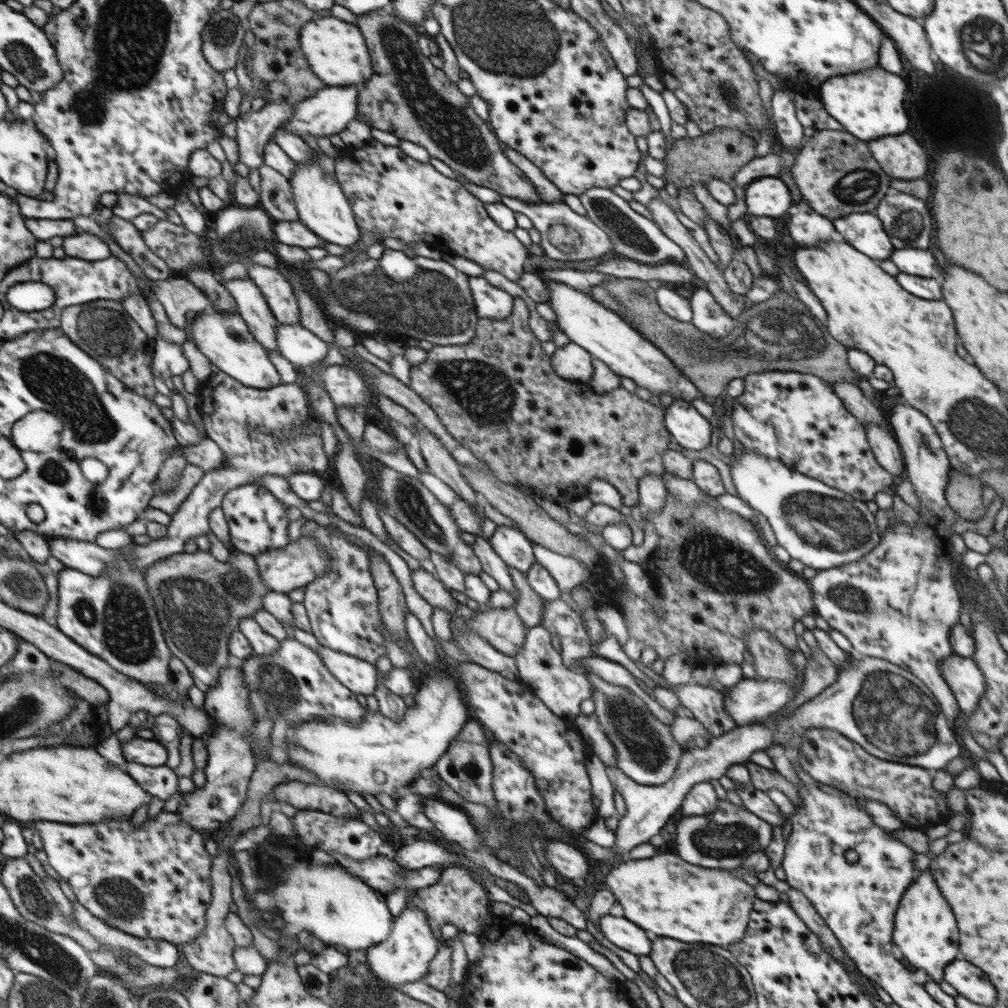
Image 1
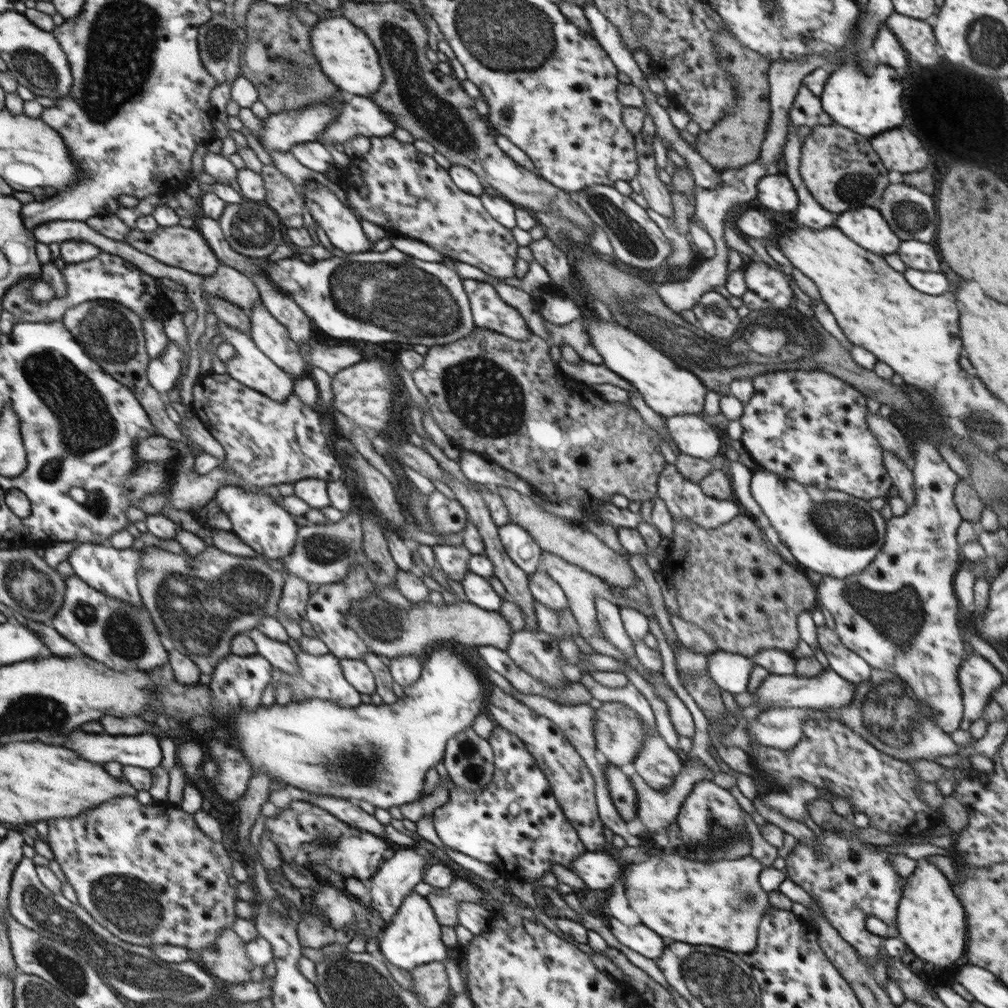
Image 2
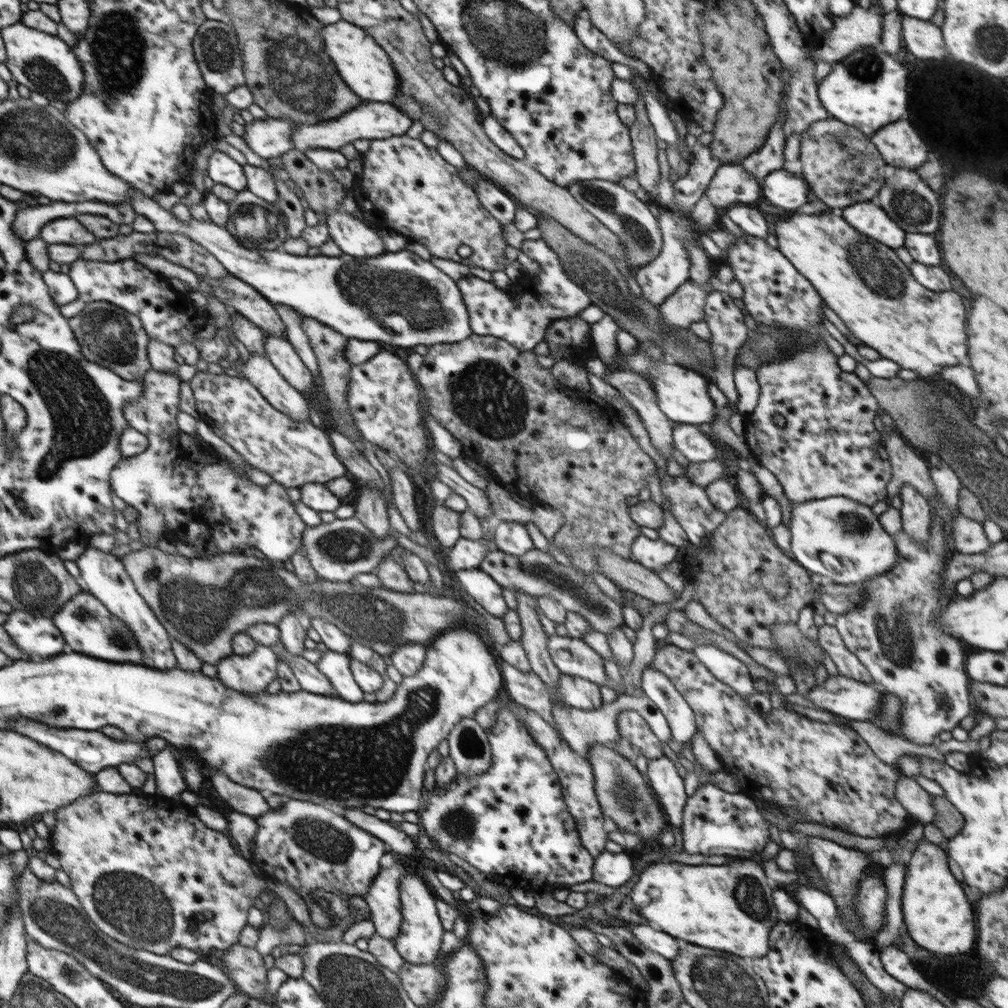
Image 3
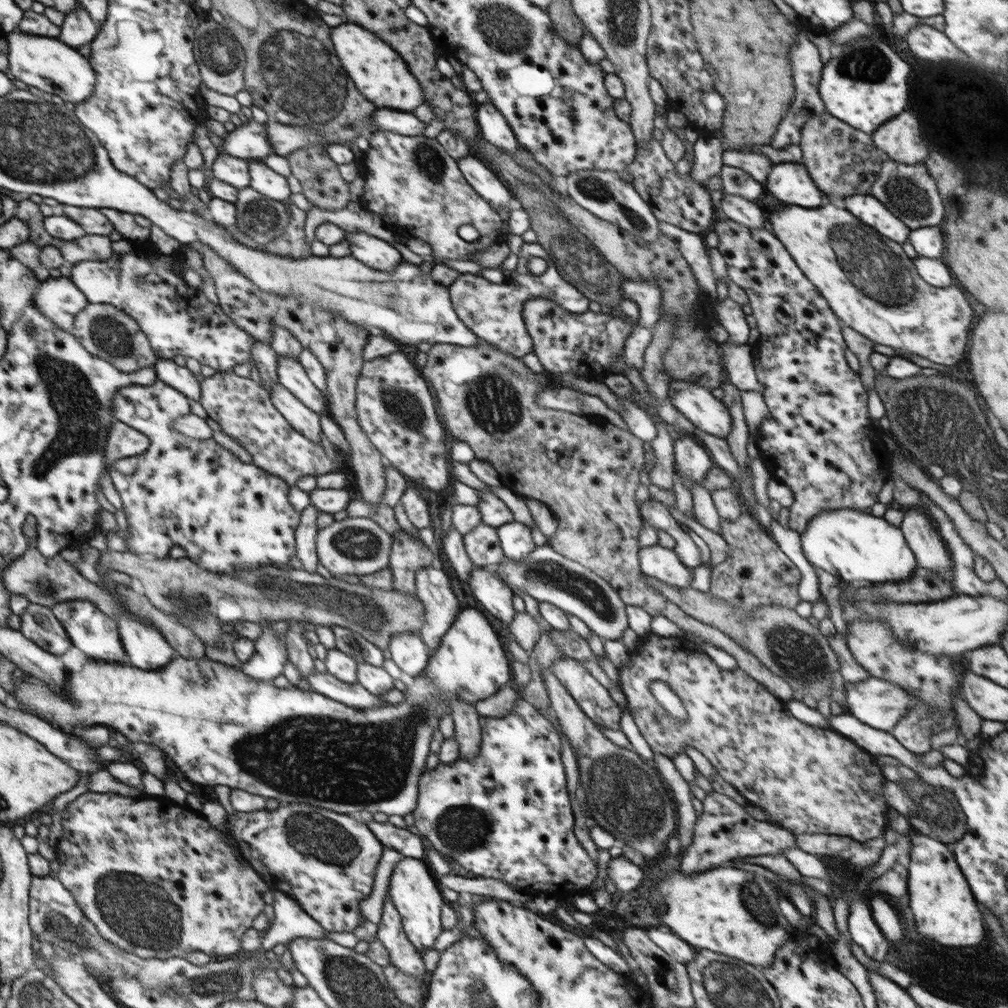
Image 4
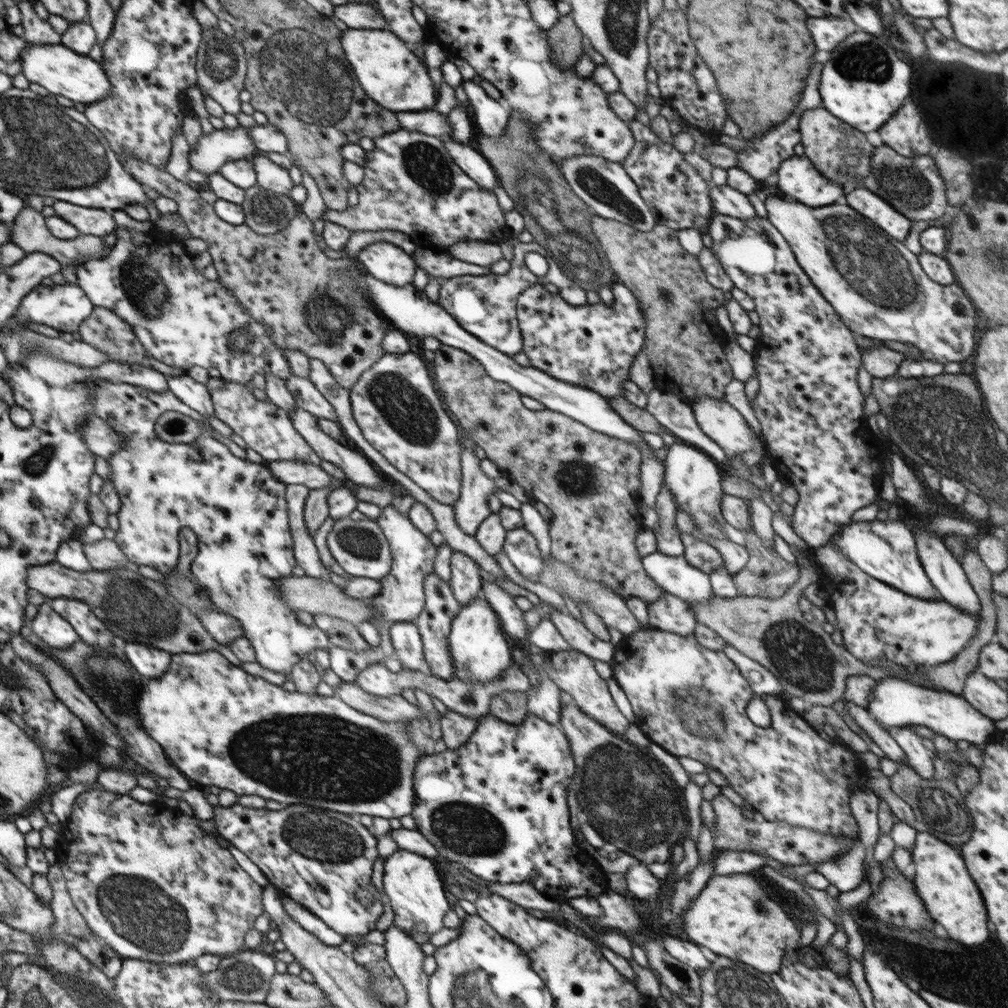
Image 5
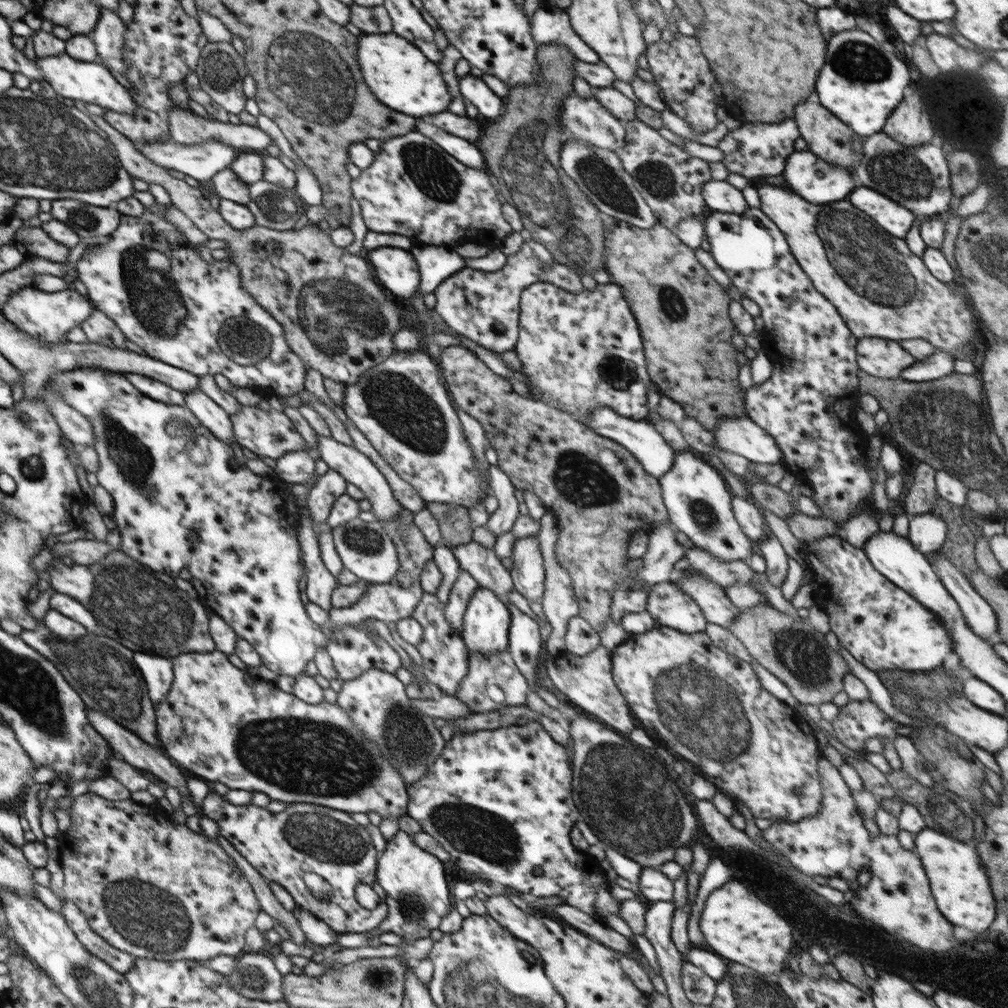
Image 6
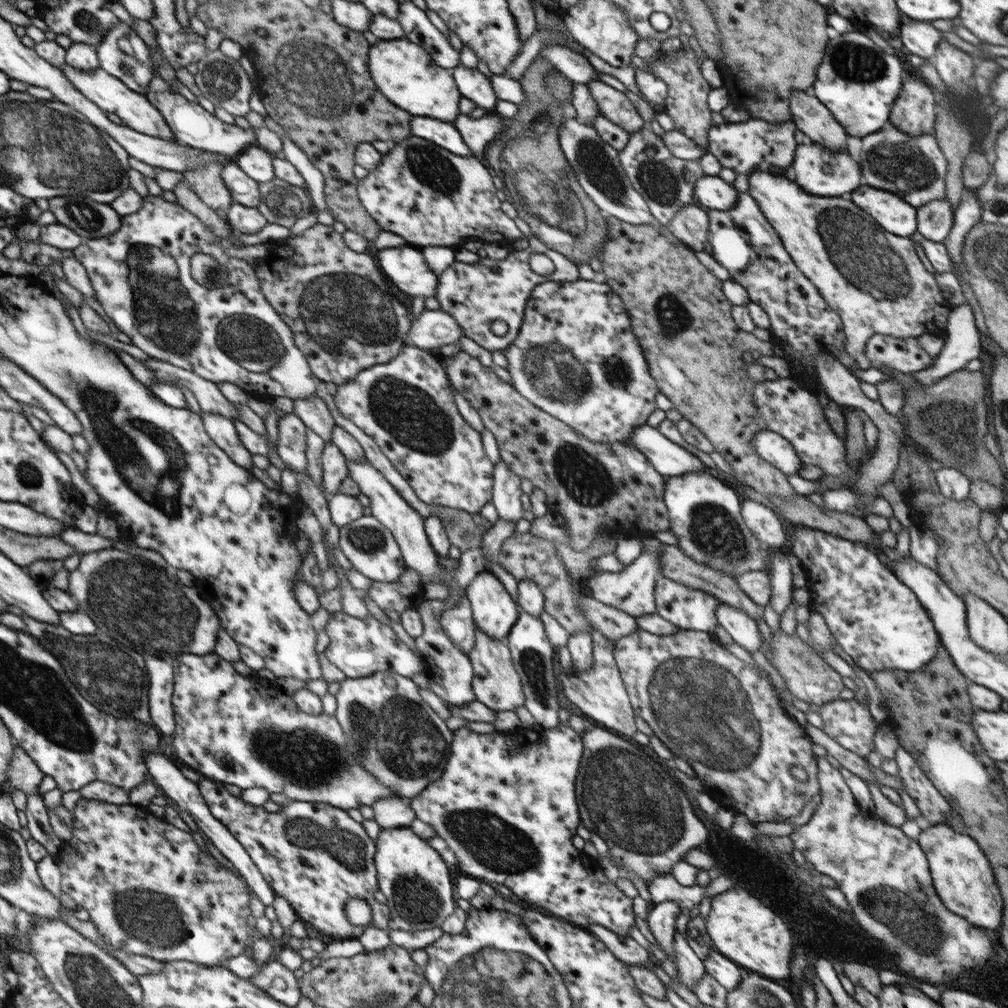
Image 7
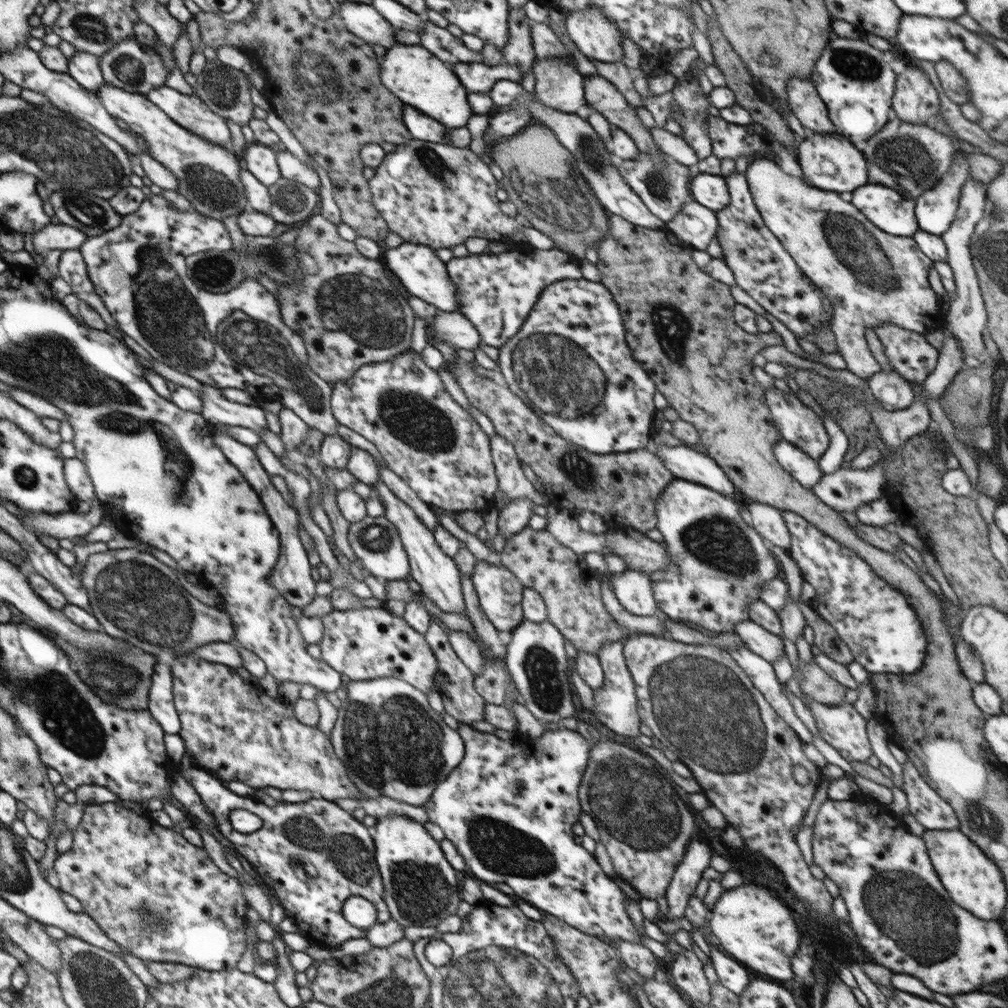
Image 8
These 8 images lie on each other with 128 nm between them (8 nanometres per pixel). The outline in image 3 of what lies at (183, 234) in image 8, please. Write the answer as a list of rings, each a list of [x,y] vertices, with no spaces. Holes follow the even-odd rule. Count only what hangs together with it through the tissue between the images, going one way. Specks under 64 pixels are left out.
[[[134,258],[122,259],[114,262],[77,260],[69,264],[69,277],[77,288],[79,297],[70,304],[59,305],[58,308],[67,319],[76,316],[88,303],[103,300],[110,304],[119,306],[135,314],[142,323],[144,330],[151,340],[159,340],[164,344],[170,344],[170,347],[176,350],[178,344],[191,342],[198,349],[200,357],[206,362],[216,362],[224,359],[226,356],[233,357],[235,353],[234,346],[230,337],[234,338],[235,332],[230,329],[216,331],[216,334],[210,339],[201,341],[194,337],[198,330],[202,330],[209,322],[208,314],[203,309],[195,309],[188,294],[176,291],[167,278],[159,273],[148,269],[142,263]]]

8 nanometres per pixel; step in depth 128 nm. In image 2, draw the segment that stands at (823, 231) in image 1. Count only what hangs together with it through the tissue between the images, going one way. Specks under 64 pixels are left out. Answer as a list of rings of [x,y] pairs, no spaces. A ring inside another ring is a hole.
[[[789,120],[788,133],[786,133],[786,145],[784,145],[783,155],[786,161],[785,175],[791,180],[793,187],[796,189],[798,195],[798,209],[794,215],[794,221],[800,225],[810,226],[810,228],[824,228],[824,226],[833,225],[831,213],[824,210],[812,196],[812,193],[805,185],[801,177],[800,159],[802,140],[798,136],[798,126],[794,126]]]

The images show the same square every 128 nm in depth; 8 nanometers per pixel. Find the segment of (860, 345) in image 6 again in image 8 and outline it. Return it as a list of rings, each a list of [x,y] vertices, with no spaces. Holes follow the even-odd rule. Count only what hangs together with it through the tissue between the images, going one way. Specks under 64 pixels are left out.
[[[885,322],[874,328],[894,371],[907,381],[922,383],[938,363],[939,352],[925,335]]]

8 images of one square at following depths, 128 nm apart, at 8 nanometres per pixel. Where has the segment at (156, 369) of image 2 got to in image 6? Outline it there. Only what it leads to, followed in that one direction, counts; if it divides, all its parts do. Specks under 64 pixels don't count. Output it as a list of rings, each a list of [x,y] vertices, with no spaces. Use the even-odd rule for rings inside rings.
[[[74,367],[72,370],[65,370],[54,373],[51,378],[53,382],[57,382],[61,389],[63,400],[72,408],[80,411],[90,422],[95,429],[95,439],[93,447],[98,456],[100,466],[95,472],[100,486],[103,486],[114,500],[114,509],[111,516],[117,524],[117,529],[120,532],[121,544],[120,550],[126,556],[138,560],[138,562],[156,570],[158,573],[164,573],[173,579],[179,577],[180,570],[189,570],[192,575],[192,583],[198,592],[197,599],[206,606],[208,612],[216,614],[222,618],[231,628],[238,634],[239,639],[249,641],[260,655],[262,665],[276,672],[278,675],[287,674],[291,679],[302,674],[306,670],[306,664],[315,658],[316,651],[319,648],[325,647],[328,643],[328,635],[324,635],[321,626],[314,624],[306,613],[305,606],[300,599],[300,578],[305,574],[302,561],[300,559],[300,546],[298,540],[299,532],[299,506],[296,504],[296,497],[292,494],[289,485],[280,480],[278,476],[257,475],[250,471],[246,465],[238,464],[234,458],[232,447],[216,438],[210,430],[200,423],[196,415],[186,406],[178,406],[166,402],[158,402],[157,399],[150,398],[138,390],[124,375],[116,374],[116,371],[102,370],[101,368],[92,367]],[[179,419],[185,420],[187,429],[183,435],[171,437],[167,433],[167,424],[169,420]],[[196,446],[204,452],[204,462],[197,464],[190,457],[190,450]],[[194,532],[196,534],[196,546],[194,550],[190,548],[188,534]]]

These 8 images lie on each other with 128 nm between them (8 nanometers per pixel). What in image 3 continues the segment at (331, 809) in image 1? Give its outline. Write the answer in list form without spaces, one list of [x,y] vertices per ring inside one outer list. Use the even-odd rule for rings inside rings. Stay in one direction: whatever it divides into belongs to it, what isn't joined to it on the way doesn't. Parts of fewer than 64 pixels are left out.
[[[348,808],[342,816],[353,822],[358,828],[379,838],[386,846],[398,854],[414,855],[417,843],[414,838],[407,836],[403,831],[396,830],[389,821],[382,821],[375,815],[364,813],[360,808]]]

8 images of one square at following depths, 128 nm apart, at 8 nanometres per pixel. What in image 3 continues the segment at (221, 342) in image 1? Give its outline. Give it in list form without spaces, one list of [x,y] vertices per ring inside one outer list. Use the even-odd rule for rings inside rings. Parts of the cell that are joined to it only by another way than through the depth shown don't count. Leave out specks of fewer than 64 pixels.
[[[250,353],[247,363],[234,369],[242,372],[276,410],[295,420],[309,420],[307,397],[290,386],[266,357]]]

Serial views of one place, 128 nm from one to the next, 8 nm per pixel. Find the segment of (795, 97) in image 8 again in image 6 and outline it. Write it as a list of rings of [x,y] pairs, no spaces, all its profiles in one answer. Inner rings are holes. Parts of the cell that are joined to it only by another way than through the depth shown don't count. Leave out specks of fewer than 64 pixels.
[[[814,97],[796,106],[793,119],[801,138],[808,143],[807,149],[812,154],[816,154],[818,158],[822,158],[822,161],[838,164],[842,168],[852,168],[854,162],[864,158],[864,148],[862,147],[864,138],[856,135],[848,125],[831,114],[830,110],[821,106]]]

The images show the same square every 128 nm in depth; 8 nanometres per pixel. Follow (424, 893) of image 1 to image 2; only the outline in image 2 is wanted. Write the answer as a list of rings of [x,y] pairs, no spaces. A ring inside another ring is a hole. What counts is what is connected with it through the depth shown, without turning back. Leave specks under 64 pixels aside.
[[[453,876],[448,893],[440,895],[429,893],[425,896],[434,909],[437,921],[441,926],[458,926],[458,905],[461,902],[483,904],[488,898],[486,894],[473,882]]]

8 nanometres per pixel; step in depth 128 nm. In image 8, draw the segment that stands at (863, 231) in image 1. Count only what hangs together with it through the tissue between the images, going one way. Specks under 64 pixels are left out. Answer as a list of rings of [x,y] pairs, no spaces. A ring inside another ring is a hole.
[[[866,184],[852,192],[852,204],[874,226],[895,237],[913,237],[919,231],[915,202],[882,184]]]

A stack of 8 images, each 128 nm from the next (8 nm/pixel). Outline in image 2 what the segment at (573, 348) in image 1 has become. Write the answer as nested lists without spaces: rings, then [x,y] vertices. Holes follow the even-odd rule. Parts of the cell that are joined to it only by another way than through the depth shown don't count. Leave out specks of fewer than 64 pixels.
[[[563,358],[556,363],[566,377],[576,380],[589,386],[593,384],[614,384],[618,388],[623,388],[630,392],[638,392],[634,385],[630,385],[627,380],[624,380],[612,372],[606,365],[595,365],[582,360],[579,365],[570,365]]]

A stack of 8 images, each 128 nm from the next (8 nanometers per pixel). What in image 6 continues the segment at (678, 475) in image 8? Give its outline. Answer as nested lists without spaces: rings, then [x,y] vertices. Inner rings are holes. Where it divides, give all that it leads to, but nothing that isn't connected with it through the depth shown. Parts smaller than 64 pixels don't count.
[[[603,406],[593,410],[584,424],[603,437],[610,438],[610,440],[624,446],[640,461],[643,469],[657,479],[664,476],[673,467],[675,450],[669,445],[669,442],[664,440],[664,437],[655,429],[655,426],[648,421],[624,418],[616,414],[611,408]]]

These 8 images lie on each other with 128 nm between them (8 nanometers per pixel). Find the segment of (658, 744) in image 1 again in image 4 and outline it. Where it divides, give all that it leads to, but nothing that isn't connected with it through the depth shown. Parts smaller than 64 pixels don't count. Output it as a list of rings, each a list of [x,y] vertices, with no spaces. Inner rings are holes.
[[[654,753],[652,763],[661,774],[666,786],[673,792],[677,804],[677,822],[675,834],[682,848],[686,851],[694,838],[694,823],[697,821],[696,810],[692,807],[690,785],[678,772],[673,759],[663,754]]]

